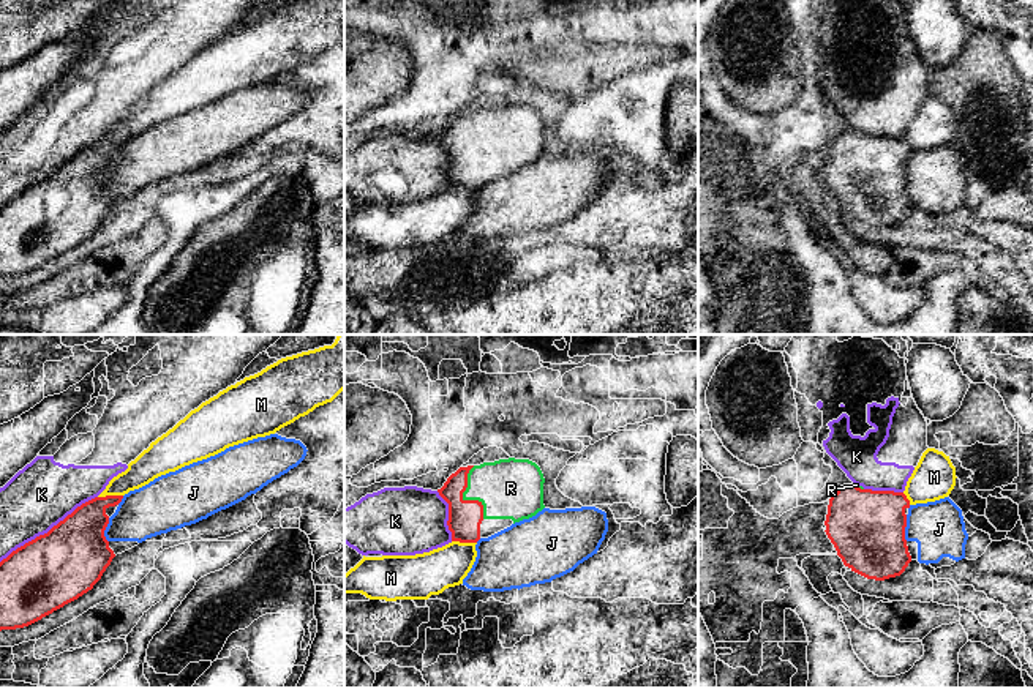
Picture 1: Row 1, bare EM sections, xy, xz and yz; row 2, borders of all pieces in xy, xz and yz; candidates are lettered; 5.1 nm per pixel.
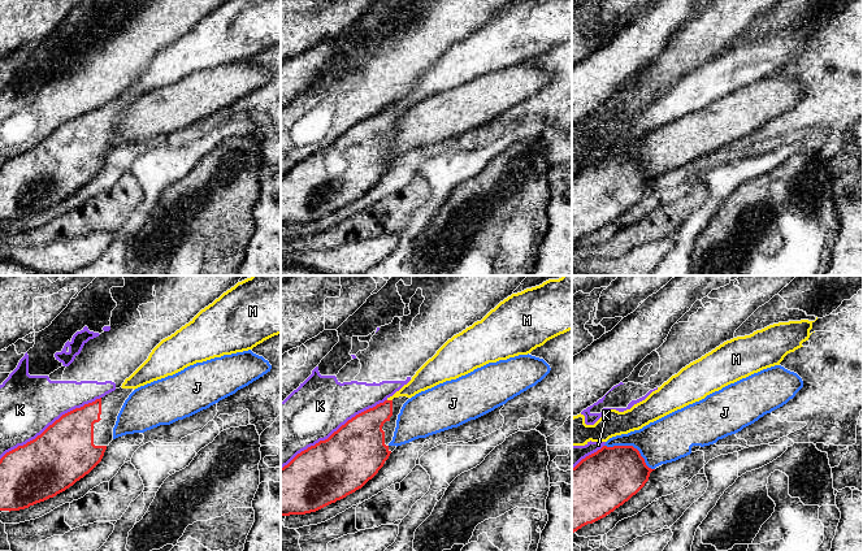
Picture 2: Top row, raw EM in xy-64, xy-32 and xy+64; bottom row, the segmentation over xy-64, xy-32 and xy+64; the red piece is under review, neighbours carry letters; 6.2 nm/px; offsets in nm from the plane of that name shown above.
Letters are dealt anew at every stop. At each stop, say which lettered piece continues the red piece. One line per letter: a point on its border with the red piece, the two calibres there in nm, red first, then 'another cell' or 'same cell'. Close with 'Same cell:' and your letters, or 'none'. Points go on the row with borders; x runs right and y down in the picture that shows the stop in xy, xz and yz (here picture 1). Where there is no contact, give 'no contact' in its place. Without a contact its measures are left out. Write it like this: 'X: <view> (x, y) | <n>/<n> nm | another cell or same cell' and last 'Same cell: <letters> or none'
J: yz (905, 526) | 380/260 nm | another cell
K: xy (49, 530) | 380/320 nm | another cell
M: xy (109, 496) | 240/150 nm | another cell
R: xz (462, 497) | 180/300 nm | same cell
Same cell: R

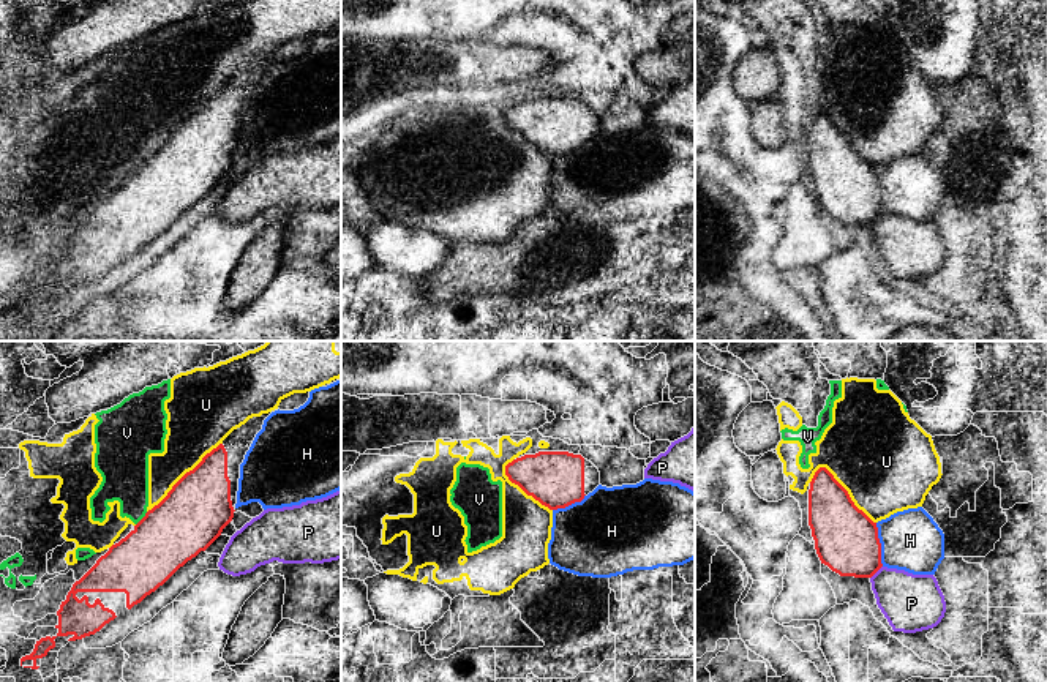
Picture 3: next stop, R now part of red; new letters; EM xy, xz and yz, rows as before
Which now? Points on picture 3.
H: yz (880, 545) | 320/300 nm | another cell
P: yz (877, 570) | 320/300 nm | another cell
U: xy (183, 475) | 340/280 nm | another cell
V: xy (142, 518) | 340/240 nm | another cell
Same cell: none

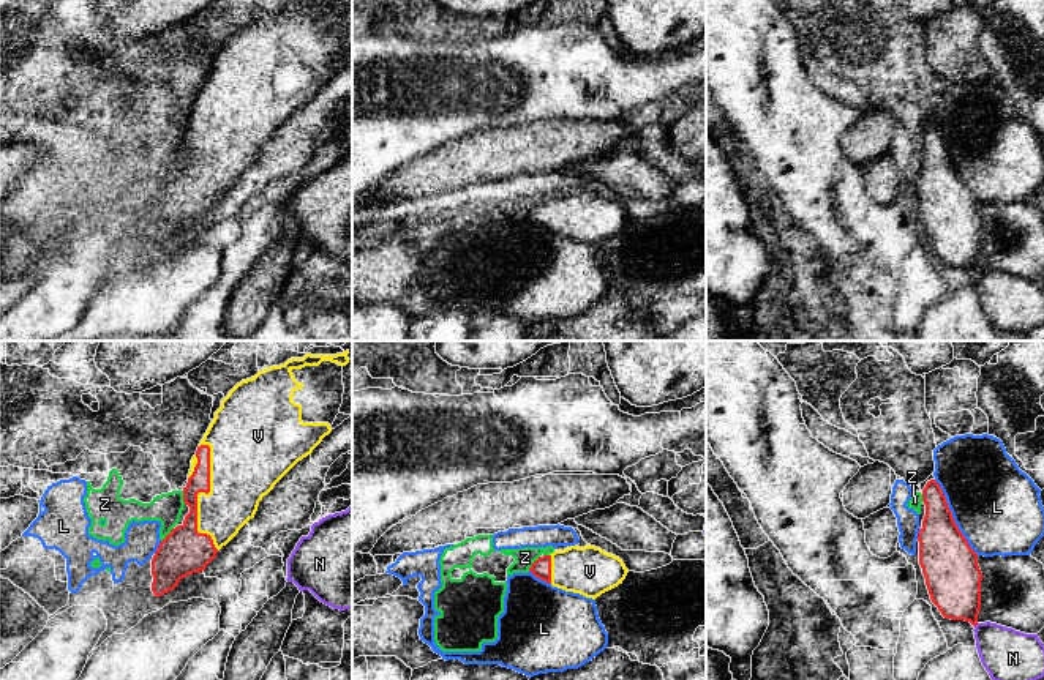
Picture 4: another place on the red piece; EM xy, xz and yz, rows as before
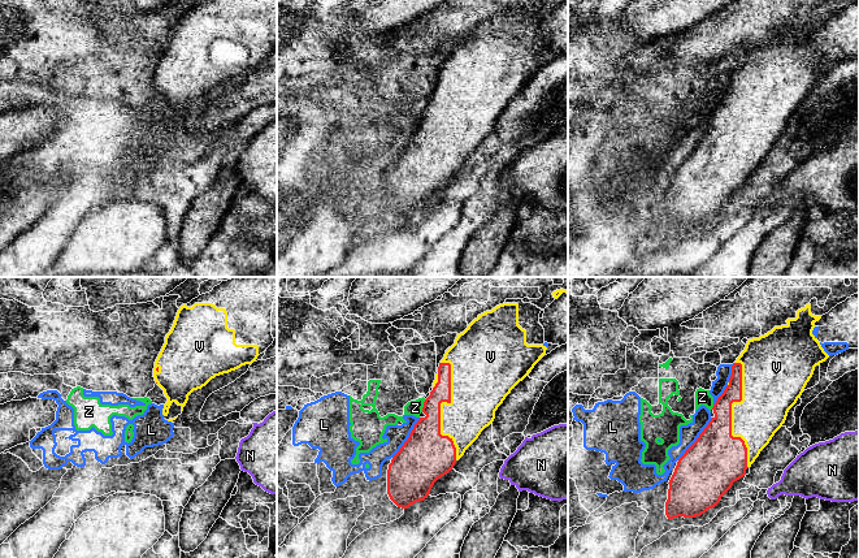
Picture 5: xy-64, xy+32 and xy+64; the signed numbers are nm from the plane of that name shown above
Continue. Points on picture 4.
L: yz (953, 518) | 280/440 nm | another cell
N: no contact | another cell
V: xy (198, 493) | 160/320 nm | same cell
Z: xy (168, 535) | 240/150 nm | another cell
Same cell: V

